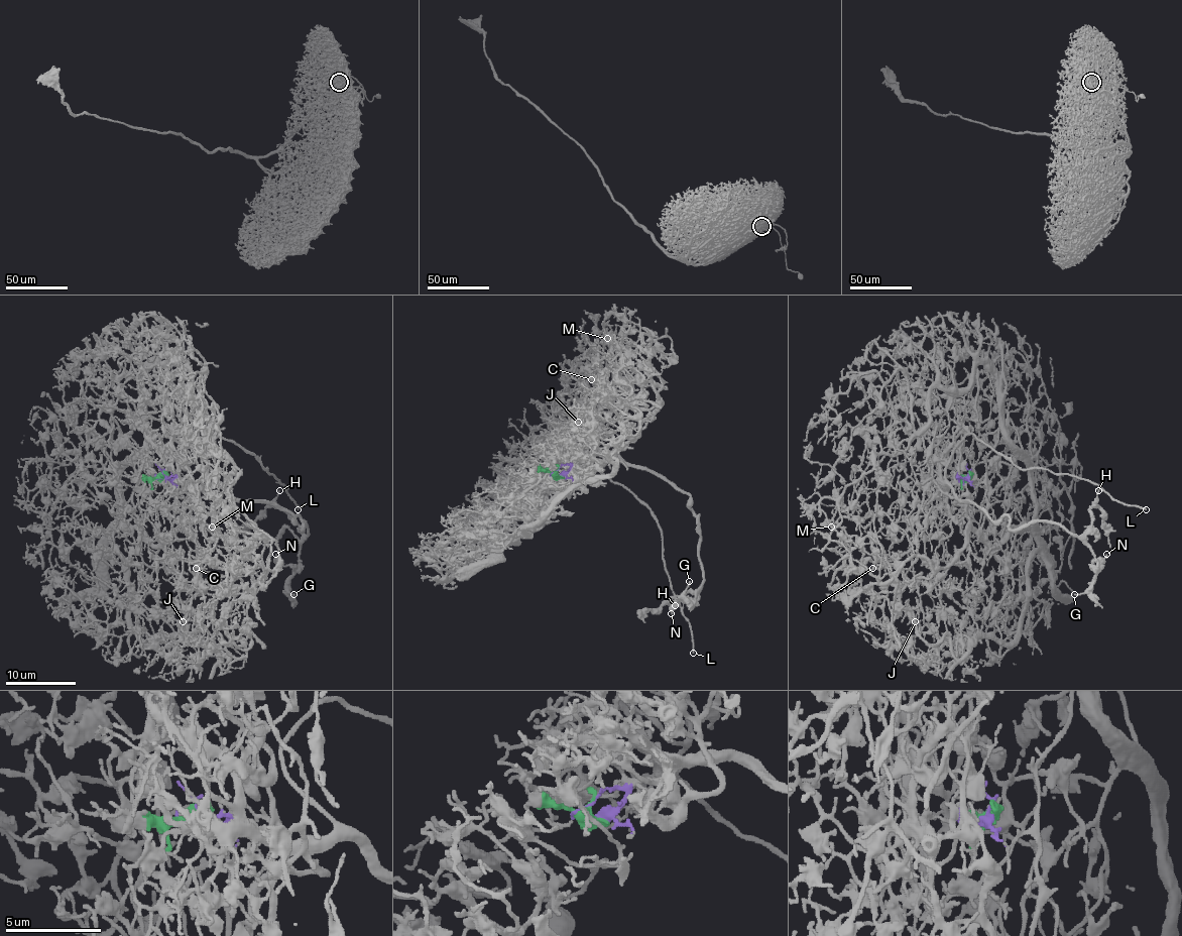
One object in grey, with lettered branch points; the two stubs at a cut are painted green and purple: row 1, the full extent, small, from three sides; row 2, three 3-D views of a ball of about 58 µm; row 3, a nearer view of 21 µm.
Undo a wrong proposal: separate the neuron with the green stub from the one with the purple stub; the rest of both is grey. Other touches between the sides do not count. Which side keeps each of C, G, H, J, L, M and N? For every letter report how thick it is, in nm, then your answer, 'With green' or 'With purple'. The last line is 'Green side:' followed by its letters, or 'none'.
C: Thickness 170 nm. With green
G: Thickness 180 nm. With purple
H: Thickness 110 nm. With purple
J: Thickness 170 nm. With green
L: Thickness 200 nm. With purple
M: Thickness 200 nm. With green
N: Thickness 240 nm. With purple
Green side: C, J, M

